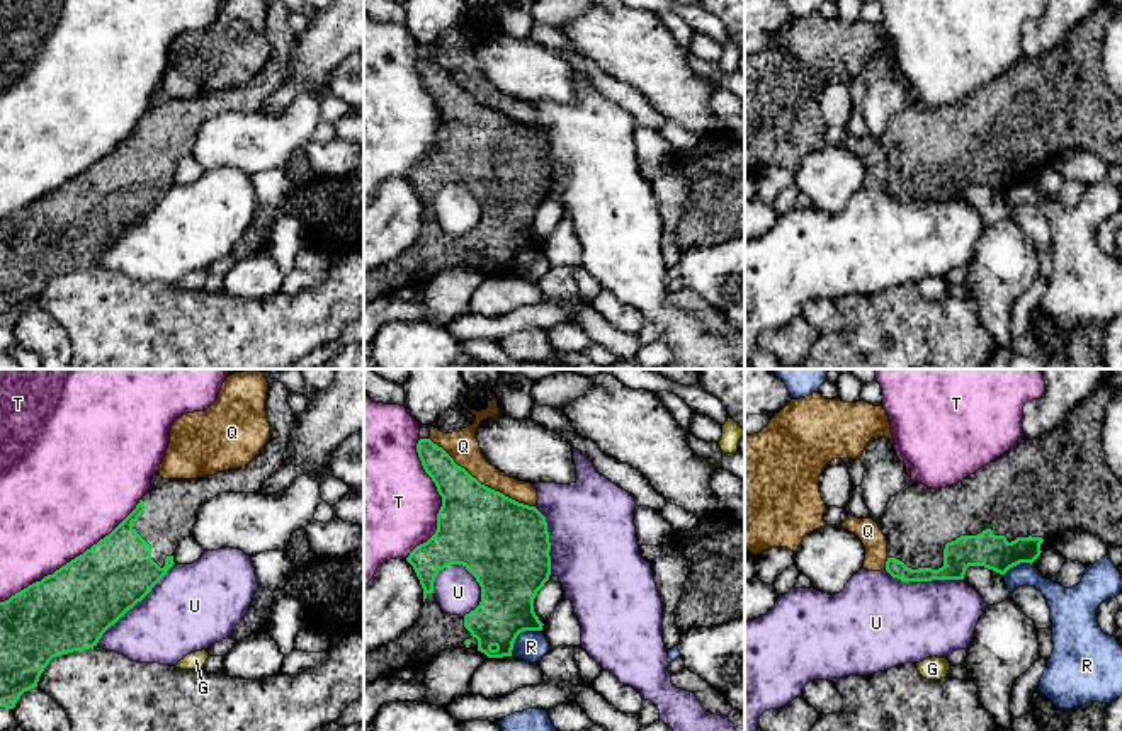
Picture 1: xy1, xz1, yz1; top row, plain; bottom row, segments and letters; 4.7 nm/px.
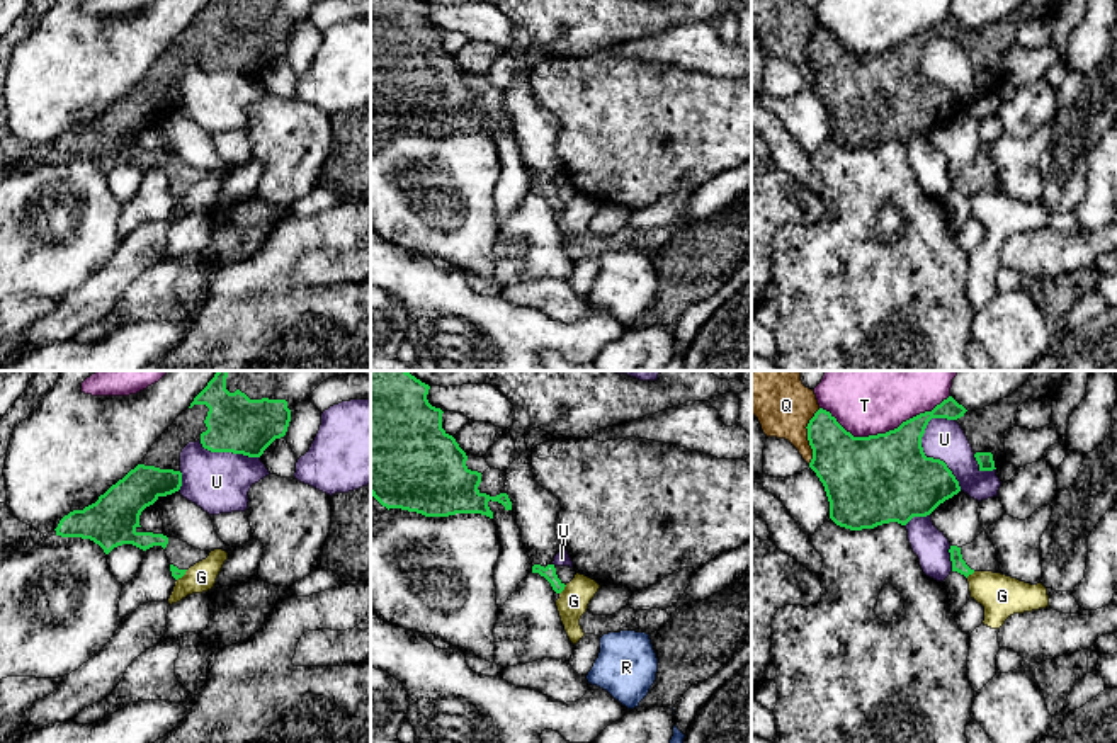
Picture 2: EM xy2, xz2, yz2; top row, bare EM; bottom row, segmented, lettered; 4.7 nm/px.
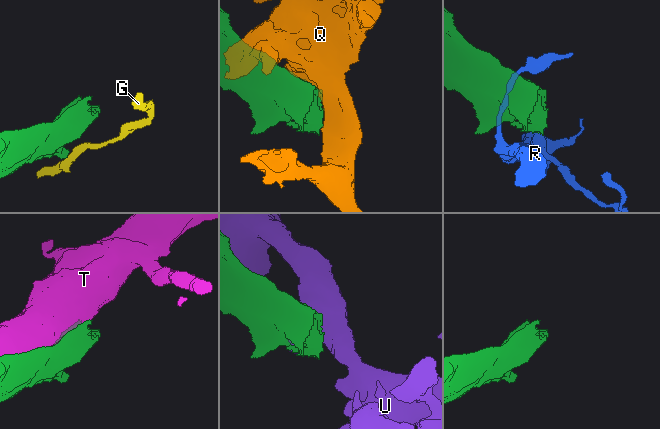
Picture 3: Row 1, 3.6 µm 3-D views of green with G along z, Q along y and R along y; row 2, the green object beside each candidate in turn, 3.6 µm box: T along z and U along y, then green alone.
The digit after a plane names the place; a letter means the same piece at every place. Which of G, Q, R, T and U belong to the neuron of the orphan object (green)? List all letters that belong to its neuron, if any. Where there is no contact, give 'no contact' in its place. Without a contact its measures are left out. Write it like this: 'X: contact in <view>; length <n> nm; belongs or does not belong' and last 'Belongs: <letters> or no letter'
G: contact in xz2; length 60 nm; does not belong
Q: contact in xz1; length 600 nm; does not belong
R: contact in xz1; length 190 nm; does not belong
T: contact in xy1; length 850 nm; does not belong
U: contact in yz2; length 380 nm; does not belong
Belongs: no letter

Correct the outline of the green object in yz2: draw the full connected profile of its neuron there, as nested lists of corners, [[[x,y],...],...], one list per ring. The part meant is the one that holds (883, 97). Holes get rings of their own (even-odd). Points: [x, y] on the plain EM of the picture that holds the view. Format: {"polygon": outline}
{"polygon": [[[1025,0],[1006,17],[967,31],[952,15],[932,31],[920,32],[886,53],[853,56],[836,37],[819,27],[808,43],[808,60],[813,68],[809,87],[825,105],[830,121],[830,138],[845,148],[862,150],[882,143],[906,145],[913,136],[930,134],[940,122],[961,111],[959,100],[940,78],[927,77],[921,56],[932,37],[955,39],[964,49],[979,90],[993,90],[1005,80],[1005,54],[1017,44],[1017,29],[1022,22],[1052,15],[1063,0]]]}

